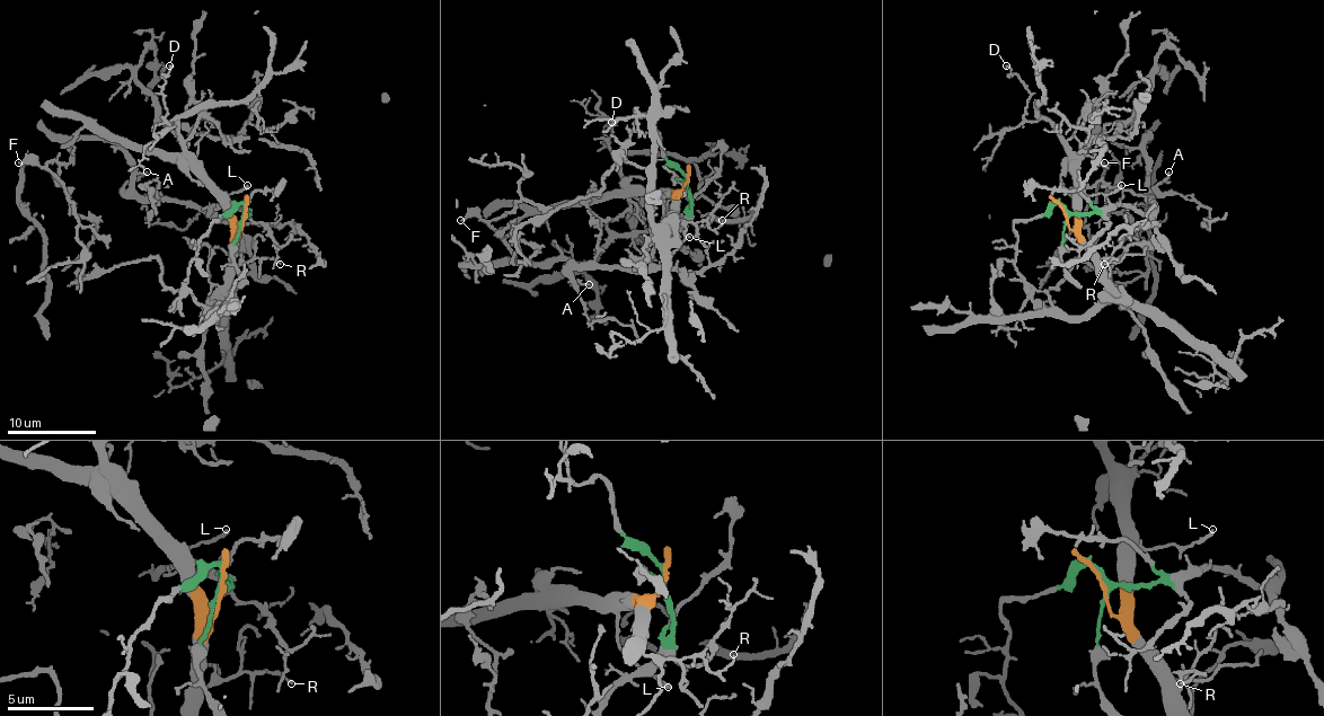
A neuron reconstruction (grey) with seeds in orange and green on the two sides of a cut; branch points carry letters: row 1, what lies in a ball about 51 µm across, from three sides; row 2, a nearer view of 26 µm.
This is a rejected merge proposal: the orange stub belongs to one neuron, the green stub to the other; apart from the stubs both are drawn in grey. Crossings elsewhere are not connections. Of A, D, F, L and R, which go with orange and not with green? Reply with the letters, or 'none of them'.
D, L, R

